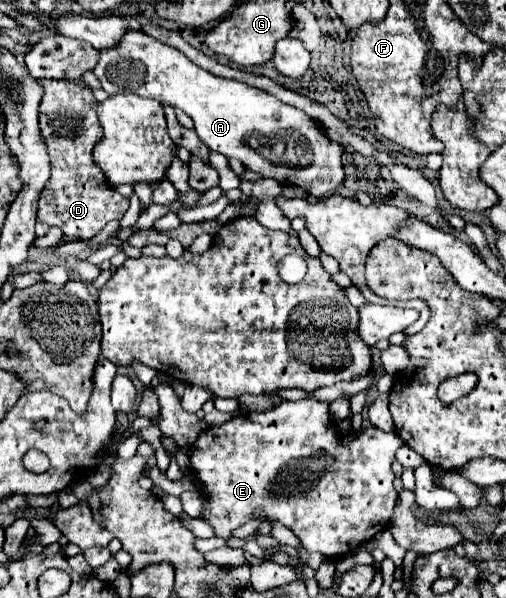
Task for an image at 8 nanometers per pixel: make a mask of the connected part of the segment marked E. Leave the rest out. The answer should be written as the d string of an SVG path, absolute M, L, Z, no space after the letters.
M304 398L296 402L280 402L266 412L242 412L222 426L206 428L190 446L190 466L198 474L200 490L206 498L204 520L214 526L218 538L230 538L240 524L258 516L260 520L270 518L288 526L306 550L320 552L326 558L340 558L372 540L388 526L398 500L392 484L392 460L400 446L402 440L398 440L394 432L382 432L378 428L366 428L356 440L340 446L336 426L328 412L328 402Z

